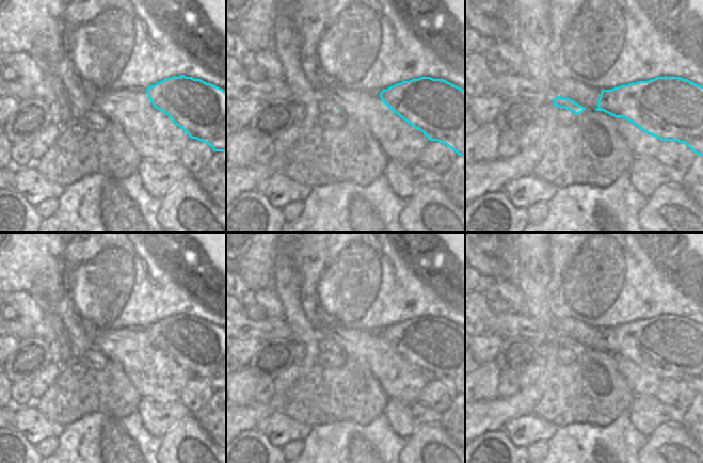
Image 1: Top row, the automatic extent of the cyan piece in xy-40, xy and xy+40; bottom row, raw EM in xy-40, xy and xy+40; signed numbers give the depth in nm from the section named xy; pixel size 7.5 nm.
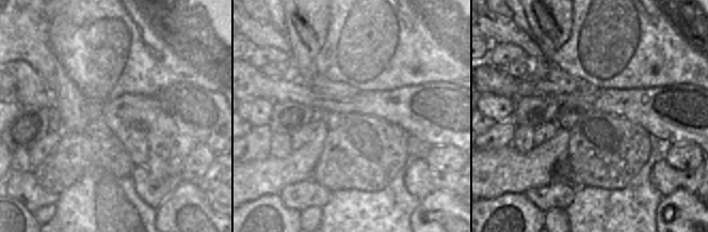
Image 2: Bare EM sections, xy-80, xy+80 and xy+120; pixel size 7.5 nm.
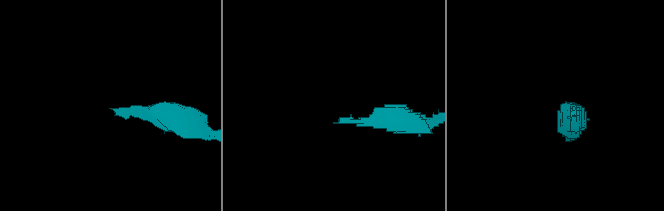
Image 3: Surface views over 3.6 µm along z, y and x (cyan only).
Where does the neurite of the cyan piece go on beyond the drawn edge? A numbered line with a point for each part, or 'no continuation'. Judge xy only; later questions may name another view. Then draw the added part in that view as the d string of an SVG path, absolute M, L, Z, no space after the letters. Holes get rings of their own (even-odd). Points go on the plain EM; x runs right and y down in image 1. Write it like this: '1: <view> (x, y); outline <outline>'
no continuation

